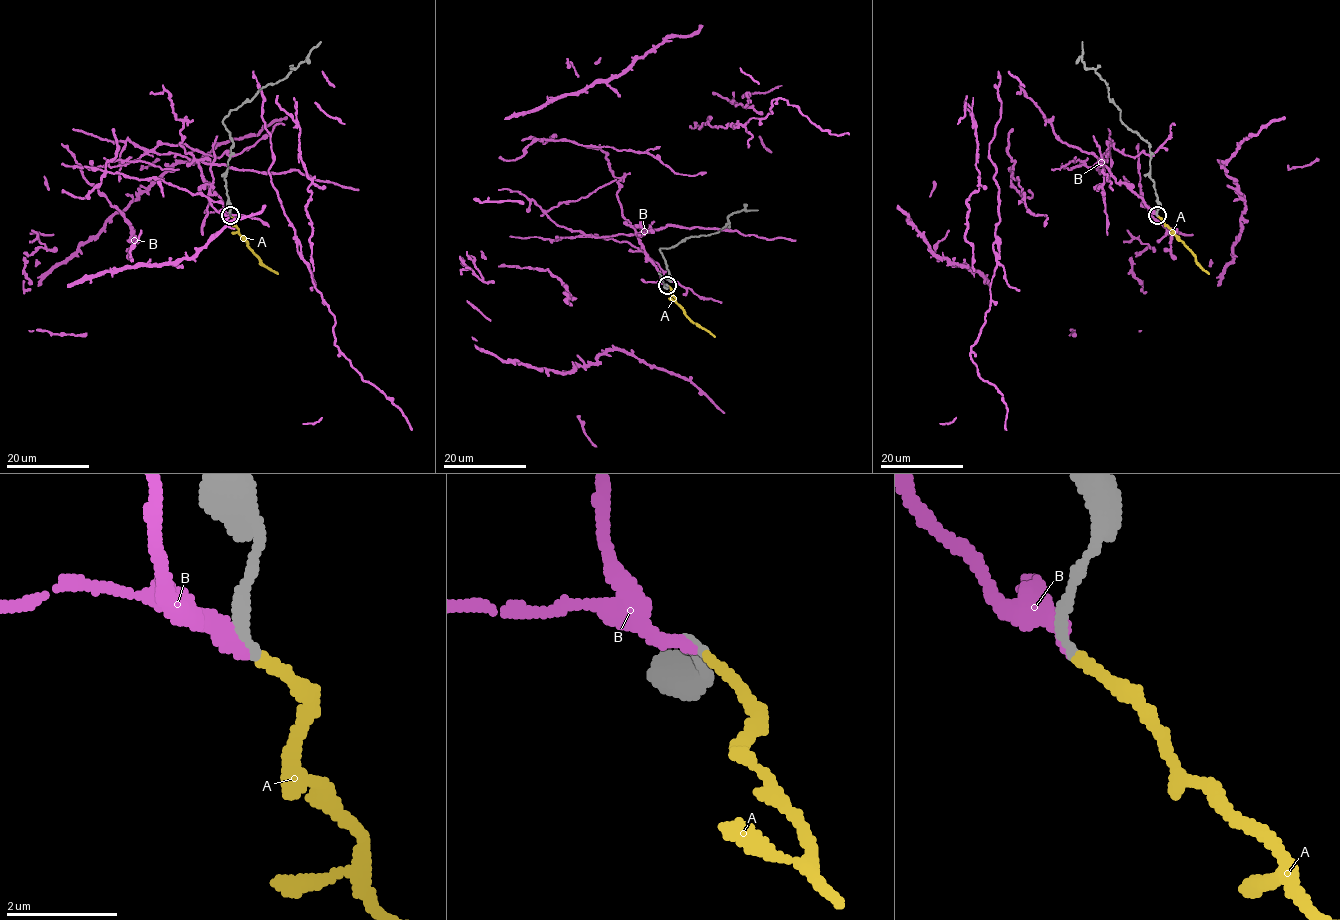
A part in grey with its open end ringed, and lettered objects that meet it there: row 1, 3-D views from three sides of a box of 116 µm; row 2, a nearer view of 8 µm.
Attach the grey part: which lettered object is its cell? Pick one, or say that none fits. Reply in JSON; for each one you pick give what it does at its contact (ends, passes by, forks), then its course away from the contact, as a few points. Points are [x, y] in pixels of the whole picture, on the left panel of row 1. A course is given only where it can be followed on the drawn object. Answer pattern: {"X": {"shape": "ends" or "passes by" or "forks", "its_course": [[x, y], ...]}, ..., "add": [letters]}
{"add": []}

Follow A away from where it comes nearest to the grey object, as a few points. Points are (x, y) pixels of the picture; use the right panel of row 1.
A: (1157, 216), (1208, 274)

